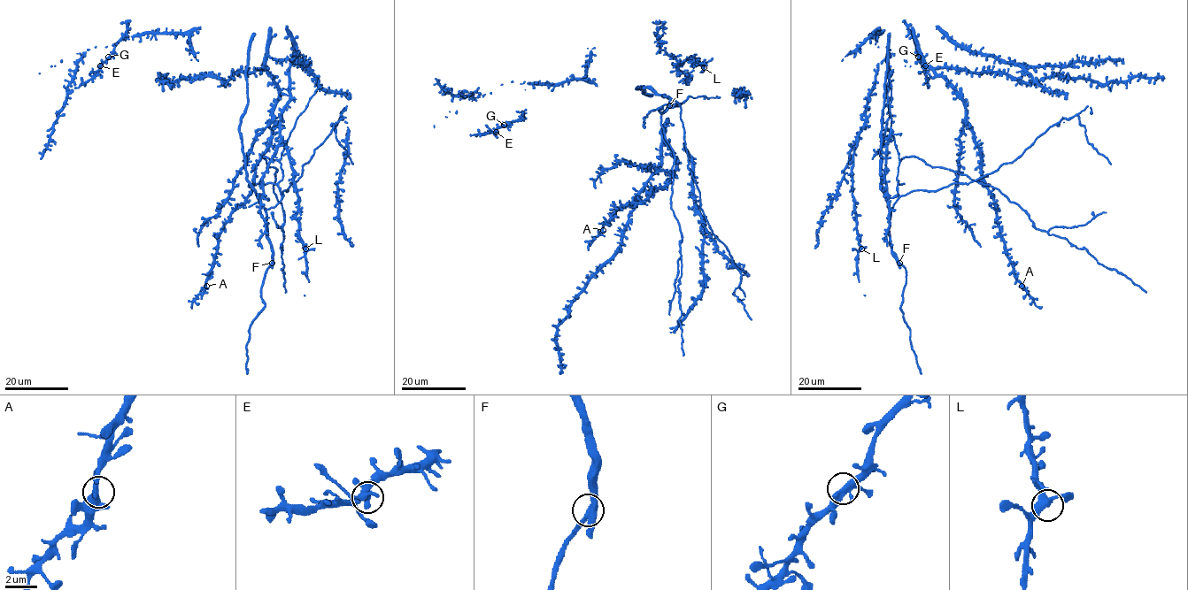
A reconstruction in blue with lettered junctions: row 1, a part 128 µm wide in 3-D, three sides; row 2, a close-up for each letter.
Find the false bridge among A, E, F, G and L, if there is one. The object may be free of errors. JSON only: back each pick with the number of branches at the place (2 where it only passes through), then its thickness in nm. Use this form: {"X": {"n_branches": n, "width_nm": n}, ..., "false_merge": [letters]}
{"F": {"n_branches": 3, "width_nm": 400}, "false_merge": ["F"]}

